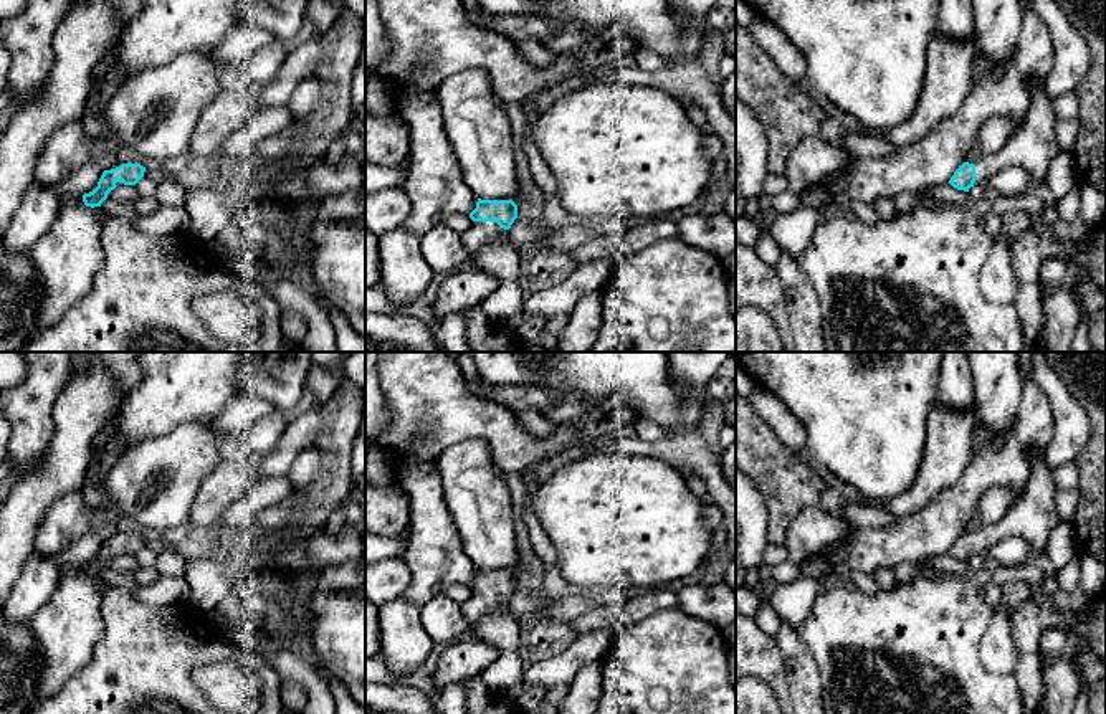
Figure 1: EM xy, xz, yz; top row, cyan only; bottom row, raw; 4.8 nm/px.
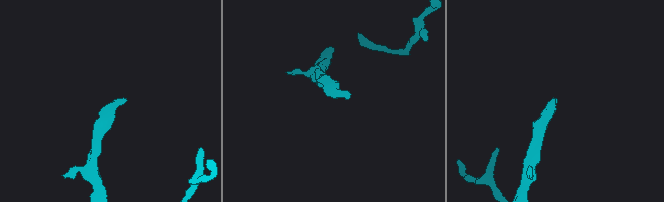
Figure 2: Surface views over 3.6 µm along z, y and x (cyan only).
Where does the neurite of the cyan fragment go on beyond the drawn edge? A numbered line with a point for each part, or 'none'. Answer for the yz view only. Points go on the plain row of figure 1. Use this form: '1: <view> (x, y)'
1: yz (1034, 514)

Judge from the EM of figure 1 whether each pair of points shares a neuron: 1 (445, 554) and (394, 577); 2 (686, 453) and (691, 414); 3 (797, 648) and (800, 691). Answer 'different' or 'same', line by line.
1: different
2: same
3: same

